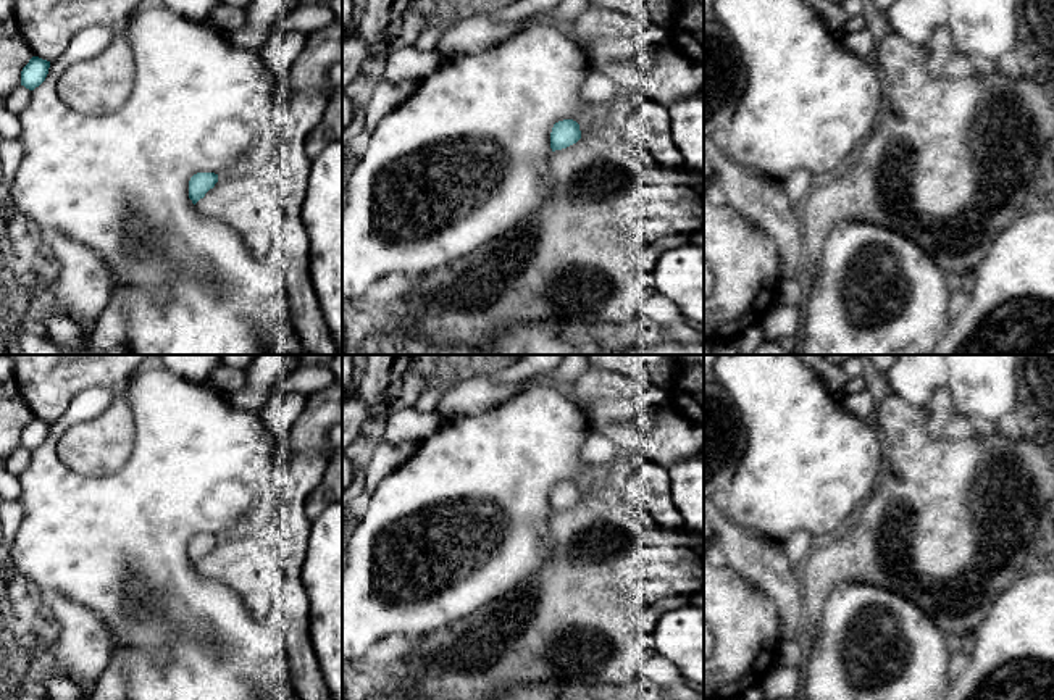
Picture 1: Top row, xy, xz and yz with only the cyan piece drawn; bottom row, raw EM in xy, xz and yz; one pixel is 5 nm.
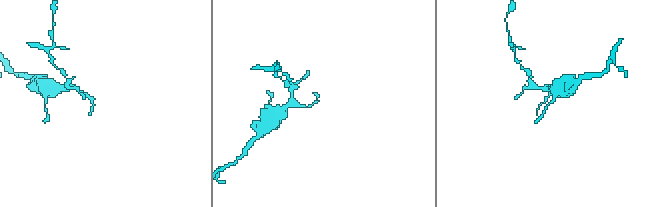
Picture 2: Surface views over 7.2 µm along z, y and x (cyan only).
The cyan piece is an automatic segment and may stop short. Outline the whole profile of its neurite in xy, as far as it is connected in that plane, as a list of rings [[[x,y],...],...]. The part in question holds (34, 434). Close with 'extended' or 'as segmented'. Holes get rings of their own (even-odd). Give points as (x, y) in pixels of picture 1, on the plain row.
[[[32,418],[21,432],[21,447],[29,452],[39,448],[48,435],[50,423]]]; as segmented

